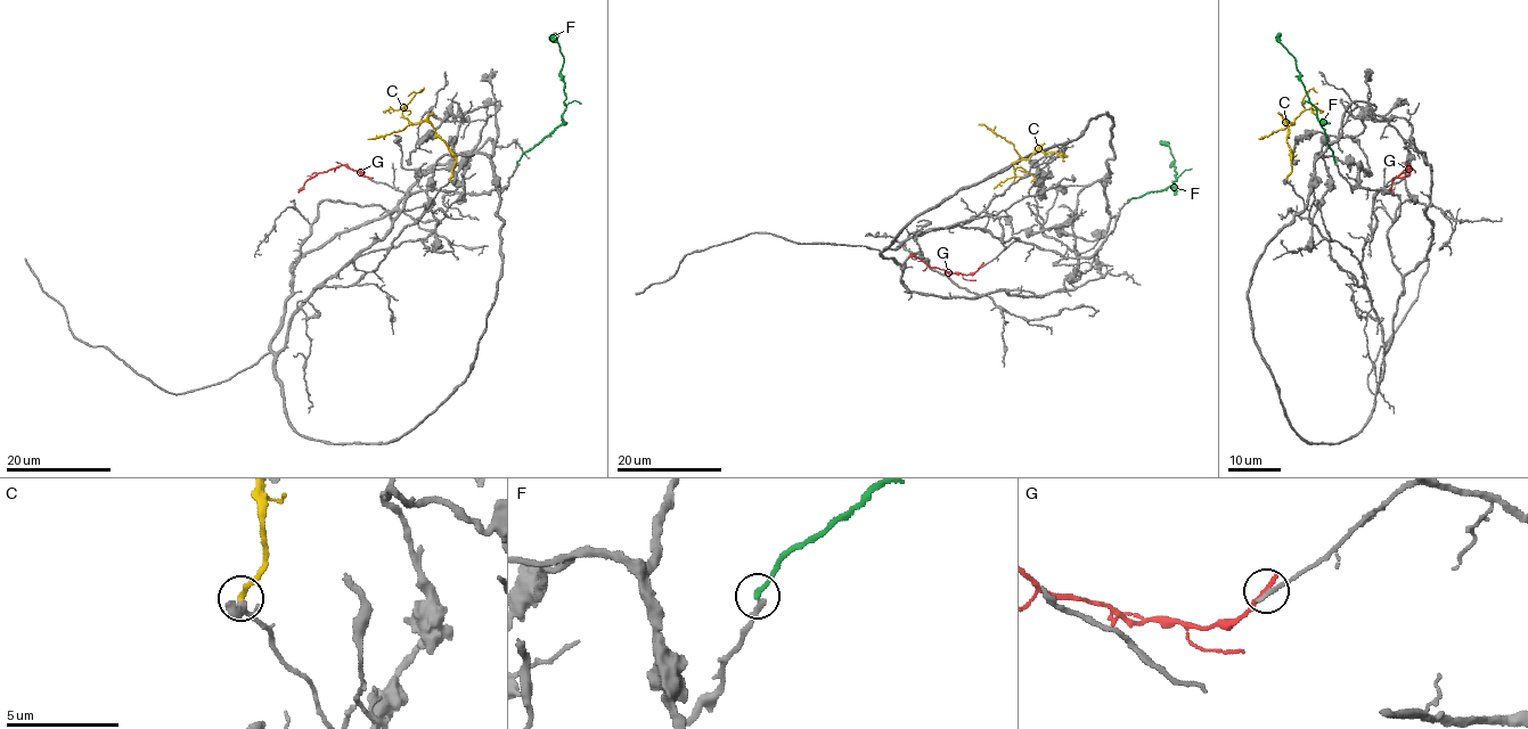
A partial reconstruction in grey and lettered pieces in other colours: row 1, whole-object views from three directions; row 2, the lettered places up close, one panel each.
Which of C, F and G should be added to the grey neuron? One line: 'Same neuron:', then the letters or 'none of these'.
Same neuron: none of these

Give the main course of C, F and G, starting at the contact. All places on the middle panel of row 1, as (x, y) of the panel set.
C: (1061, 152), (1067, 156), (1038, 150), (1022, 157), (1011, 144), (978, 123)
F: (1128, 199), (1166, 189), (1177, 179), (1171, 150), (1163, 144)
G: (980, 265), (971, 273), (950, 273), (909, 256)

